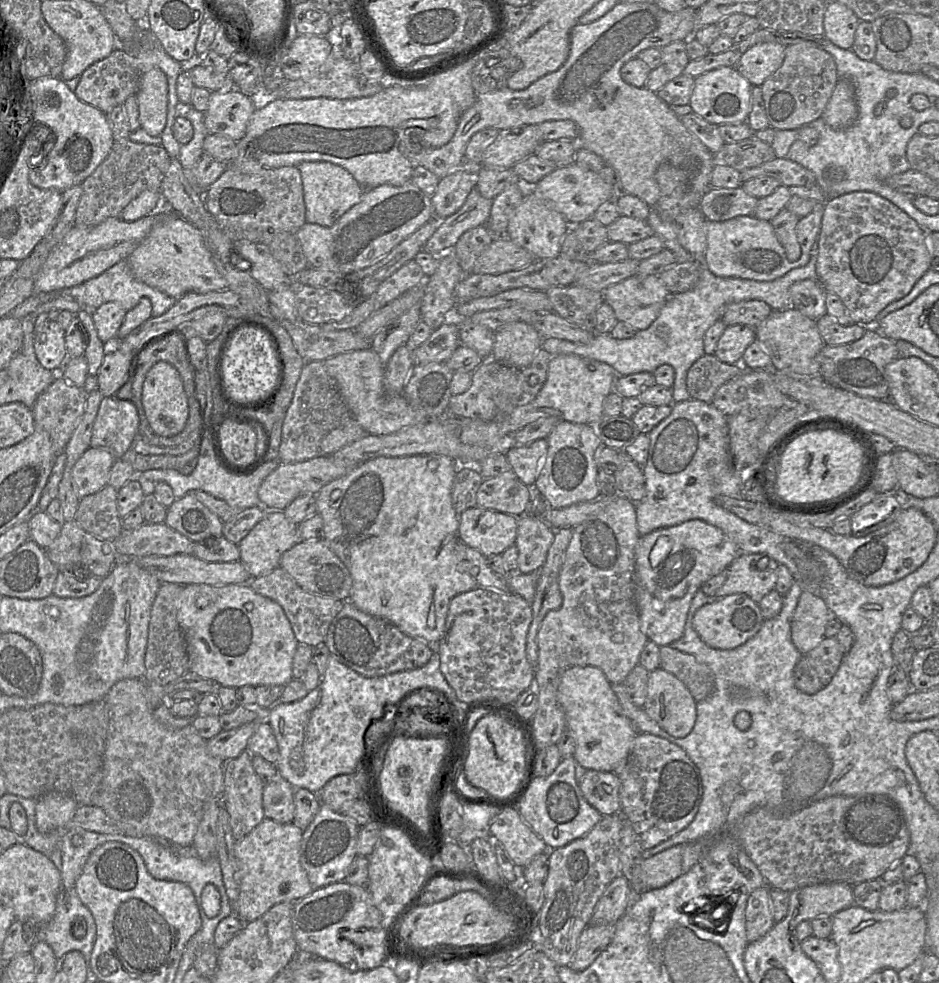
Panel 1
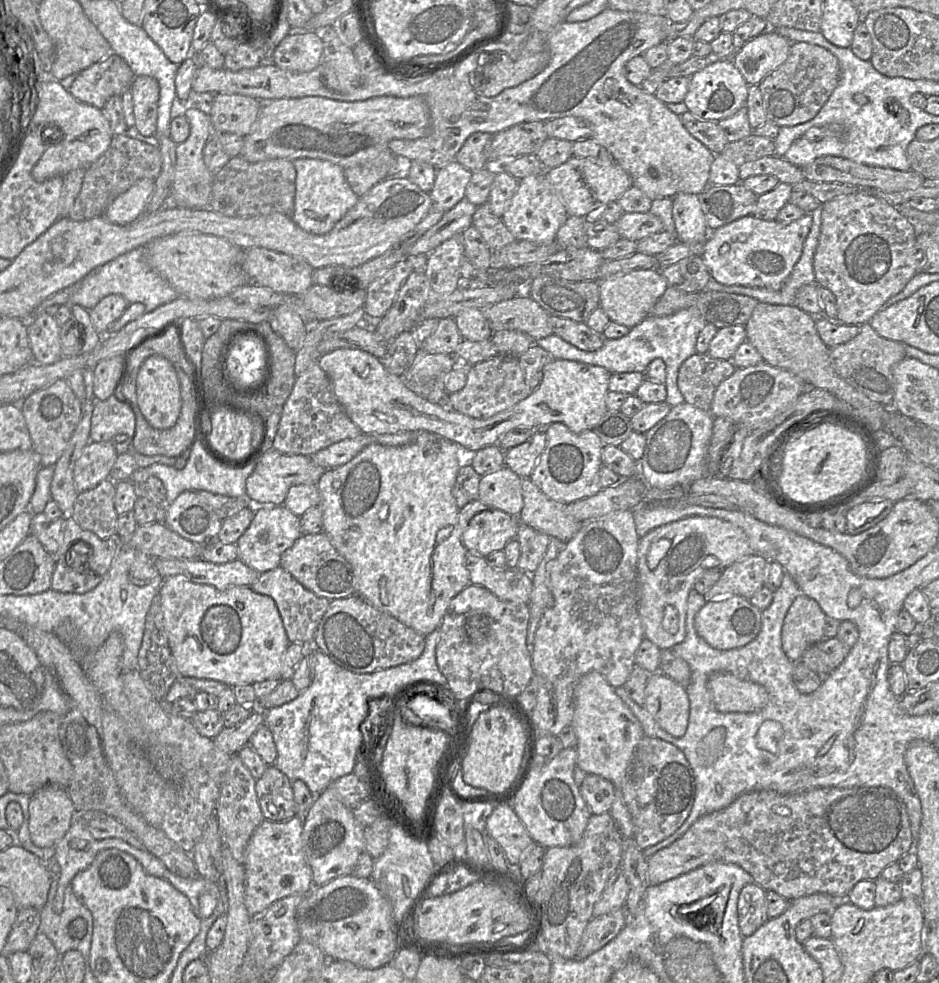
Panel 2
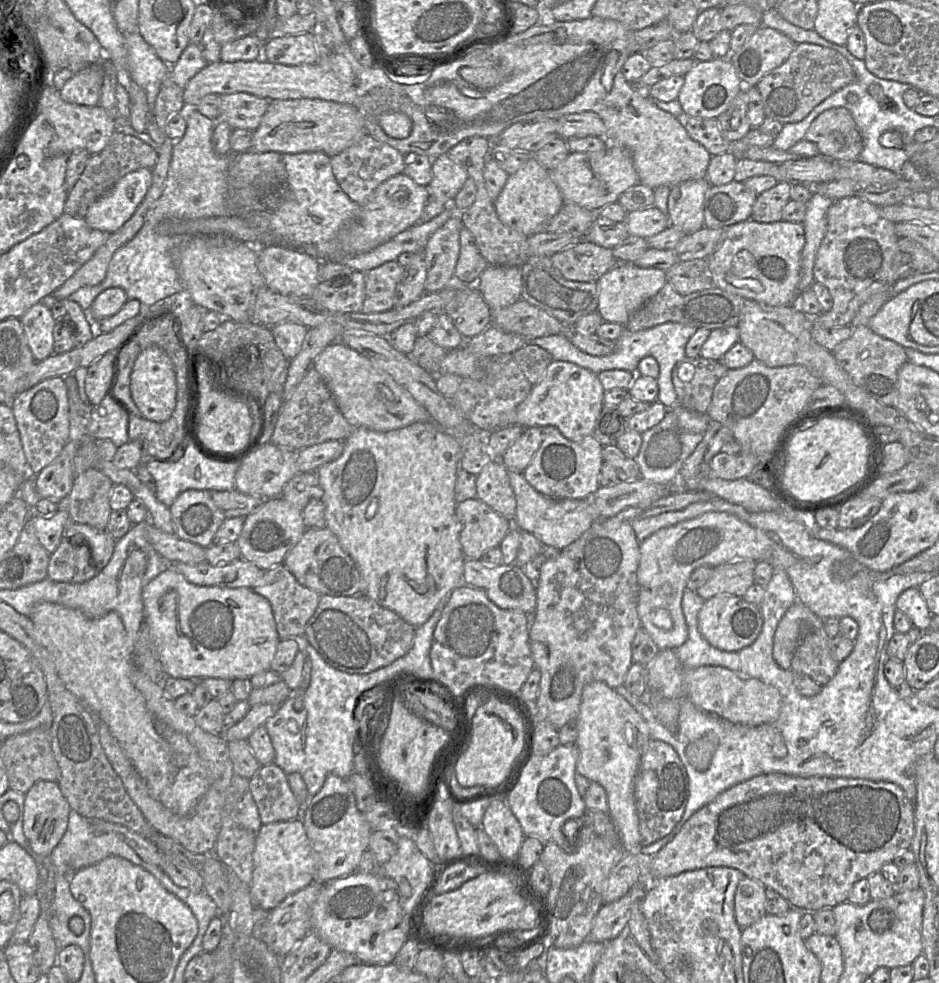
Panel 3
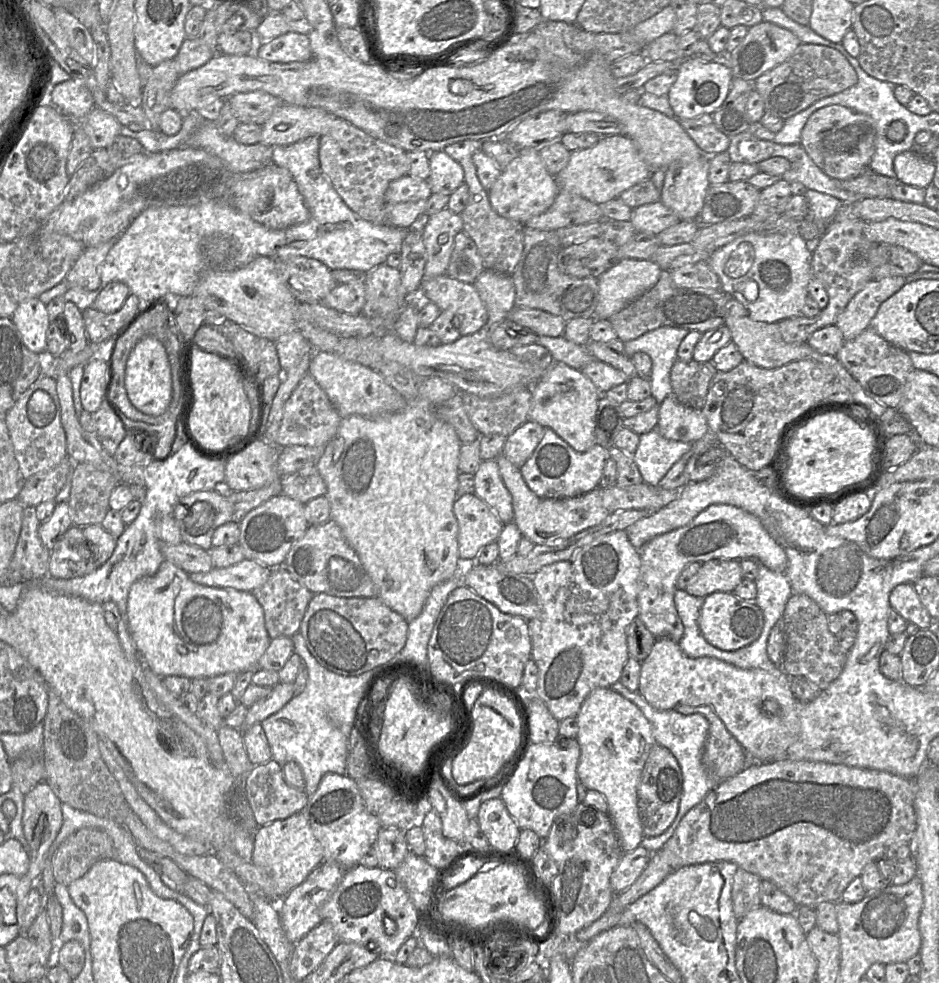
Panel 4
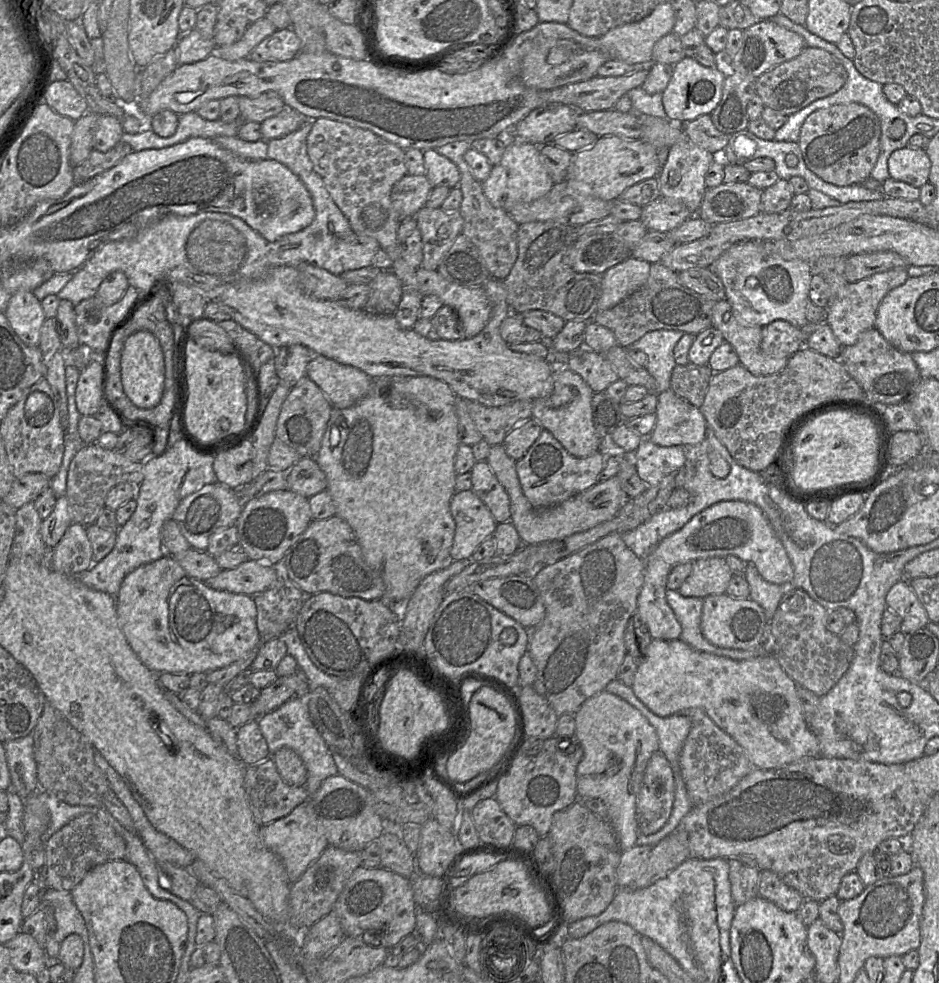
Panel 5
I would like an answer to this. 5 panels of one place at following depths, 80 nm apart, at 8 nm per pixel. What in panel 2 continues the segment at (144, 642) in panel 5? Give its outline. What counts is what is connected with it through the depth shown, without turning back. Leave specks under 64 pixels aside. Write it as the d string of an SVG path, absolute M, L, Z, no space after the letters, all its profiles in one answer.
M183 575L165 578L159 596L168 643L180 677L213 679L228 687L282 679L282 658L291 642L273 598L256 593L250 586L220 590L212 585L193 583Z

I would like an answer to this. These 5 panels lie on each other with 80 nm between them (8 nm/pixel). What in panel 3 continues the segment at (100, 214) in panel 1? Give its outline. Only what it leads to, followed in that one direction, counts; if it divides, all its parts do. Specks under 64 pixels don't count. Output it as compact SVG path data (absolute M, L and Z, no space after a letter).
M116 131L101 152L90 155L79 179L67 193L64 214L83 218L88 208L108 193L119 179L139 169L151 170L156 165L157 158L157 152L150 145Z

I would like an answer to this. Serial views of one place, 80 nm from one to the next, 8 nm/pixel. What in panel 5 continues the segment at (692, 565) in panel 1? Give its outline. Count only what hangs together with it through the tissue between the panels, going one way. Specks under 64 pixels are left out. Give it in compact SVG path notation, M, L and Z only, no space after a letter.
M721 501L693 516L681 529L664 538L644 560L644 584L637 600L636 613L648 627L652 639L679 640L680 623L666 600L667 578L678 564L728 555L753 563L759 574L773 584L791 583L792 563L764 512L744 501Z

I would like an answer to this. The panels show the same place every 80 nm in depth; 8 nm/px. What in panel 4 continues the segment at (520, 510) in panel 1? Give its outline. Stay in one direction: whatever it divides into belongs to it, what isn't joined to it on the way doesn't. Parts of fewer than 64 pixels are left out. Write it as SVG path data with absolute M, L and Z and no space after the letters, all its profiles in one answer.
M496 460L482 461L474 474L474 494L483 500L503 523L514 519L512 496L504 485Z

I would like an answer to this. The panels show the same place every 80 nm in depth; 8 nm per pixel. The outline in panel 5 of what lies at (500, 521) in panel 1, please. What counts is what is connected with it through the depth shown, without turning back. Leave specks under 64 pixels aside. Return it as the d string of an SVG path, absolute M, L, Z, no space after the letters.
M472 490L455 492L450 503L450 509L456 528L450 555L453 560L471 559L476 548L488 537L492 537L497 522L489 508Z

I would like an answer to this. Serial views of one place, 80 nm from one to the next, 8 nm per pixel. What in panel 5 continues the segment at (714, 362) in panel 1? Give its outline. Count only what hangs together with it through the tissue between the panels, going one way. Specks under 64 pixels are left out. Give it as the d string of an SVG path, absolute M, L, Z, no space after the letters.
M708 364L676 365L672 371L670 390L696 408L700 408L714 373L717 372L713 372Z

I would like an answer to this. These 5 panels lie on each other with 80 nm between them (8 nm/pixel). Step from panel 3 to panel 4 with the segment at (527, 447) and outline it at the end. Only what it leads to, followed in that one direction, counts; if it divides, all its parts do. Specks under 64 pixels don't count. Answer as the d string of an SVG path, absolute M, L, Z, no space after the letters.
M528 420L506 439L503 455L517 467L521 467L532 455L544 435L544 427Z

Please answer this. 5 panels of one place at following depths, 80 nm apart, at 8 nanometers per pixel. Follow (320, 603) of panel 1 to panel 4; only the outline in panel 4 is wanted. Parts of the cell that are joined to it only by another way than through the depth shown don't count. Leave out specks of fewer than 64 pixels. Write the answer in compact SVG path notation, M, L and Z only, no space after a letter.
M284 567L273 568L267 582L252 593L263 607L265 626L271 640L292 637L300 631L301 622L314 595L296 581Z

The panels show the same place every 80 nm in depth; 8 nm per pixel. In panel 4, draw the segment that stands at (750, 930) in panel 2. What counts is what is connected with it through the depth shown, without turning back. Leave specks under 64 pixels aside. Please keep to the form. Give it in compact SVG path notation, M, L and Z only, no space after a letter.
M742 868L735 872L732 887L733 910L738 920L761 906L760 888L762 879Z

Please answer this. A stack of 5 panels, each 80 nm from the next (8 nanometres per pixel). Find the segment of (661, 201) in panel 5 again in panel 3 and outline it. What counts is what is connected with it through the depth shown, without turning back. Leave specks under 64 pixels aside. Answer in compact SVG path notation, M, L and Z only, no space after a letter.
M655 206L627 213L625 221L629 235L642 238L654 236L670 226L668 216Z

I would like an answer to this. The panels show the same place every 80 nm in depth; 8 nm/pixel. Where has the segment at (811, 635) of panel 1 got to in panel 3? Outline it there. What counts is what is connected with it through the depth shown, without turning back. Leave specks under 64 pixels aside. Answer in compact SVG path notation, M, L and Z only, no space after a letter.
M795 601L780 620L773 638L773 658L783 669L791 668L796 647L805 633L824 627L824 619Z

